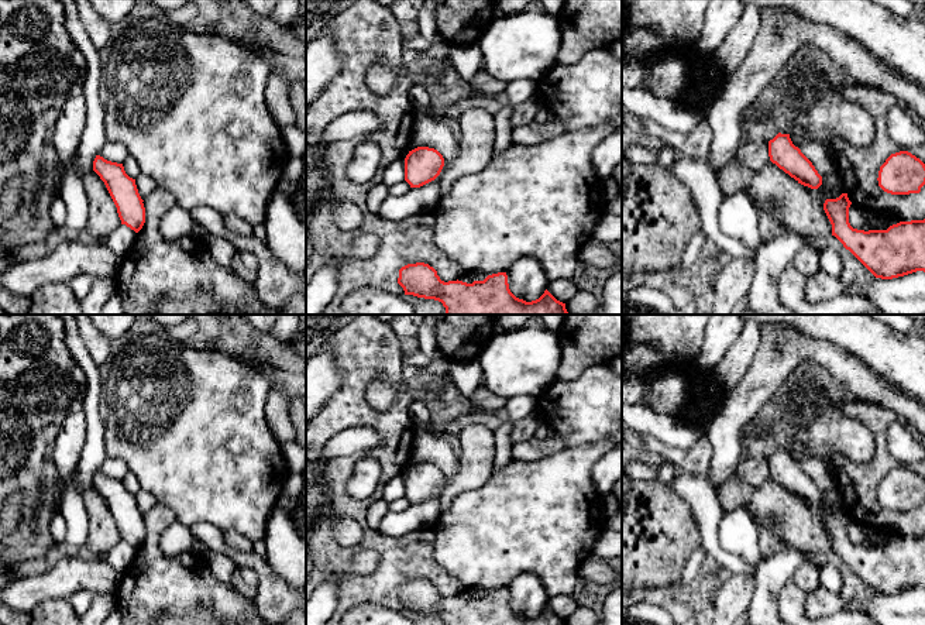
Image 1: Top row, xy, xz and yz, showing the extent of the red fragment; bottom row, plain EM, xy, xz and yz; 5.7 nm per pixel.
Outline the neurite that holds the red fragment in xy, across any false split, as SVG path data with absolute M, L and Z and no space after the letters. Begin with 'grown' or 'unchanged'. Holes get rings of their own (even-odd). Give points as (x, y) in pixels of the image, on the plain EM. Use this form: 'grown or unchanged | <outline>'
unchanged | M100 471L93 477L93 487L104 498L116 523L121 540L138 549L145 539L145 523L135 495L130 494L123 480L111 478Z

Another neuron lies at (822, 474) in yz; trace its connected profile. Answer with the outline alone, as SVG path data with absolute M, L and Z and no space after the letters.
M795 459L792 460L801 466L801 468L812 478L818 490L825 494L838 488L838 478L832 466L818 459Z

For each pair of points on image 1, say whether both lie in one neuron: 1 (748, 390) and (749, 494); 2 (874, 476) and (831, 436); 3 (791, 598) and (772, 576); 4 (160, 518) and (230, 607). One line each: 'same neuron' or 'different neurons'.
1: different neurons
2: different neurons
3: different neurons
4: same neuron

